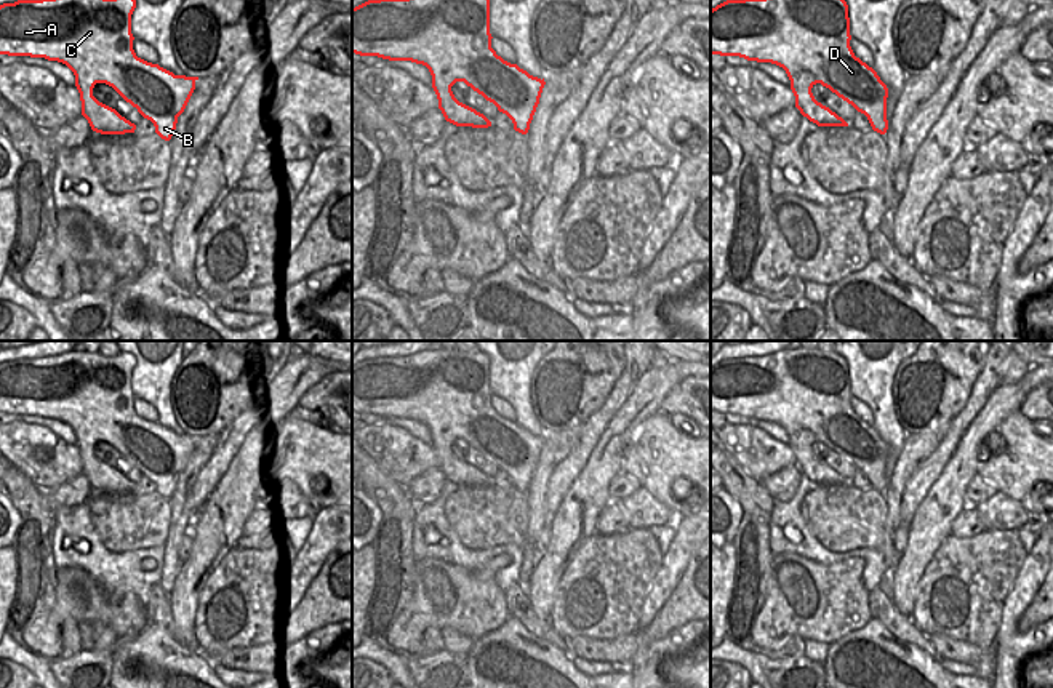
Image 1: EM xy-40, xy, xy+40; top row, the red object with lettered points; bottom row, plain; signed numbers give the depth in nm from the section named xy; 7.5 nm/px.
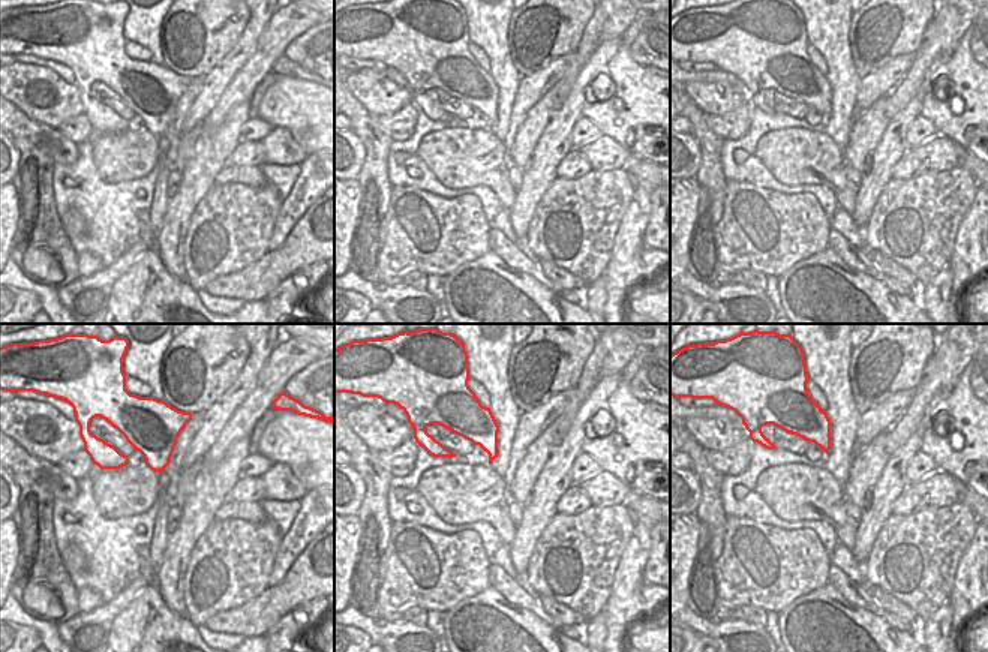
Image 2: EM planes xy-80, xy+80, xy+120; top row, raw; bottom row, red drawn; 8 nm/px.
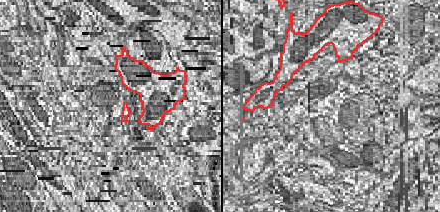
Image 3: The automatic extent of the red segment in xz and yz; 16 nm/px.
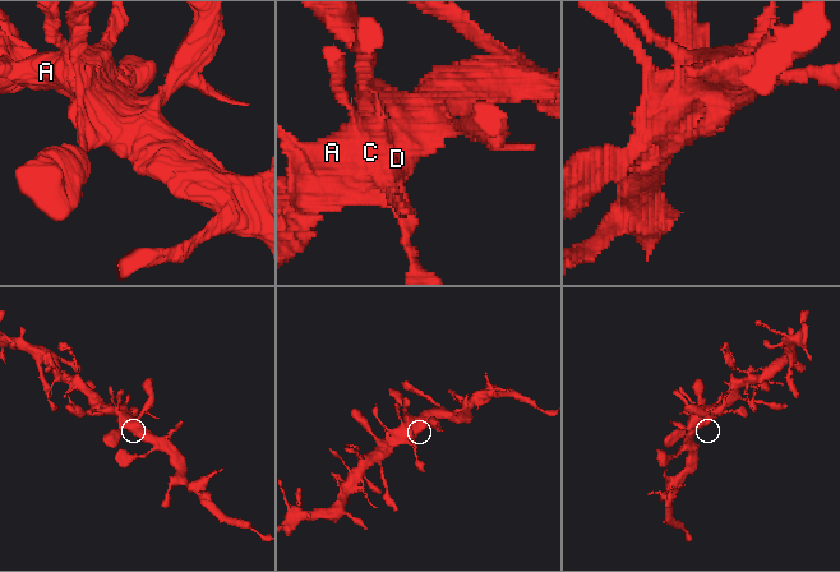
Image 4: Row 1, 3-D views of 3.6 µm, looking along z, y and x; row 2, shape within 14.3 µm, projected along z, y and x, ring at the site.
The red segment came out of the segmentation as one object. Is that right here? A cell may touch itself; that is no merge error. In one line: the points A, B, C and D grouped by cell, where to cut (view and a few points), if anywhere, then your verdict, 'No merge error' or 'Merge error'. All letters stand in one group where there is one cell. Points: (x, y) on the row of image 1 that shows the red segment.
Groups: A B C D. No split. No merge error

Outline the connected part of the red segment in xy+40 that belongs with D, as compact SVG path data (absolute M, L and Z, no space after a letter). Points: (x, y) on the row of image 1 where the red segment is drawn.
M727 0L711 10L711 54L739 56L783 67L791 80L795 107L818 126L848 126L815 99L811 88L821 83L864 114L874 131L885 134L888 88L872 67L855 56L850 40L845 0Z

